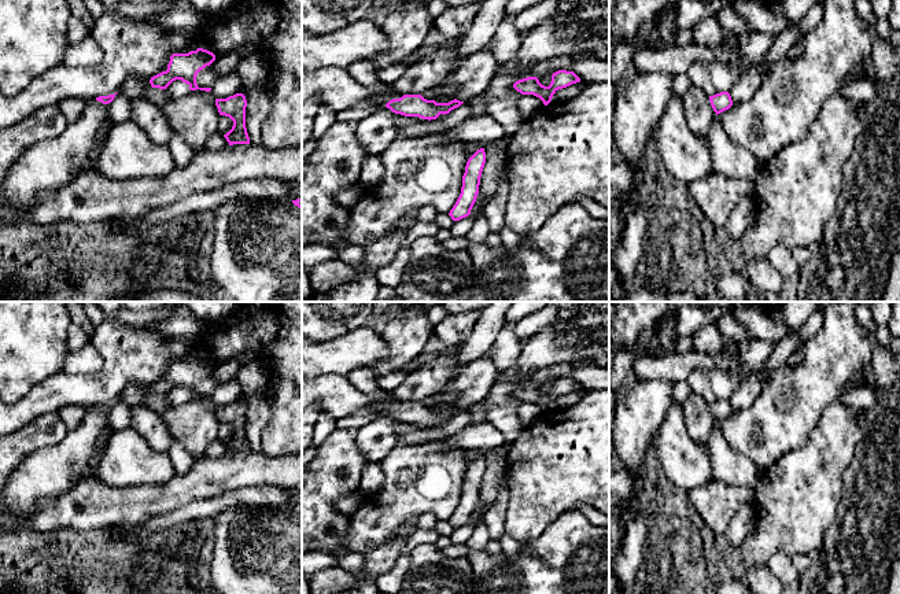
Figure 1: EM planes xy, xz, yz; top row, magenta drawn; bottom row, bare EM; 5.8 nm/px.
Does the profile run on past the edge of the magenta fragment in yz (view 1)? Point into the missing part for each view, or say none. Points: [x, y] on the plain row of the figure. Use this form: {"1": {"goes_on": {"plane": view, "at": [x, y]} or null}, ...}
{"1": {"goes_on": null}}

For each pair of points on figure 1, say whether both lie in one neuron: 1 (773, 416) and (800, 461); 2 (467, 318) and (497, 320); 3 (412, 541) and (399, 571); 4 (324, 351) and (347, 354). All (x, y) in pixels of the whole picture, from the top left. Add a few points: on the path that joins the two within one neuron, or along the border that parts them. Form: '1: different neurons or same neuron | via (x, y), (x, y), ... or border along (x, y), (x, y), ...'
1: different neurons | border along (815, 427), (800, 447), (786, 452), (766, 468)
2: different neurons | border along (480, 316), (471, 335), (460, 346)
3: same neuron | via (408, 548), (402, 564)
4: same neuron | via (329, 354), (342, 354)

